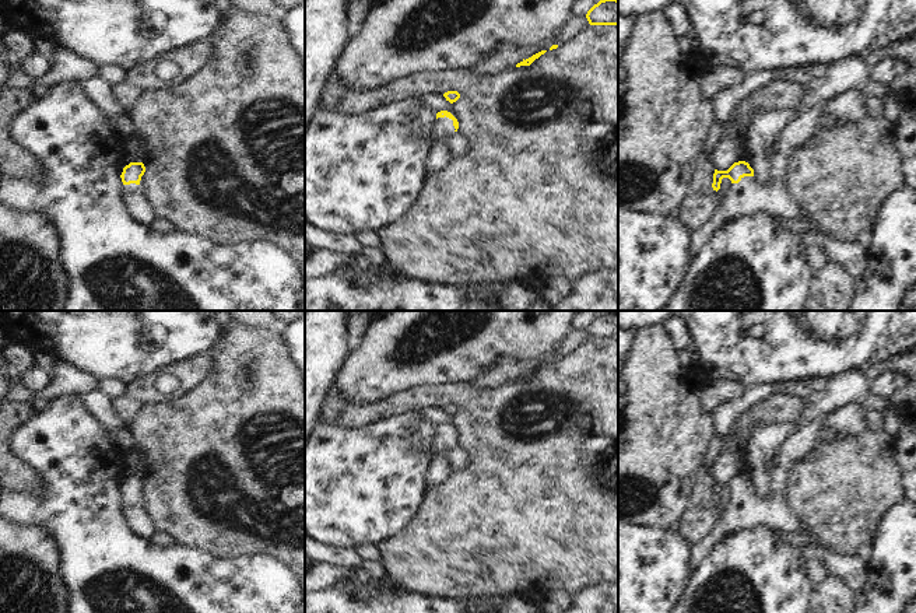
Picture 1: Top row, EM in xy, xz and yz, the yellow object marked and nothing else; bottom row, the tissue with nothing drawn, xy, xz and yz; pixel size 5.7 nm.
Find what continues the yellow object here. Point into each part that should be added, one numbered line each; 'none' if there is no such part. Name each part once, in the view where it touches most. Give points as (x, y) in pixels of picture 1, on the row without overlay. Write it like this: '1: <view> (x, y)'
1: xz (438, 470)

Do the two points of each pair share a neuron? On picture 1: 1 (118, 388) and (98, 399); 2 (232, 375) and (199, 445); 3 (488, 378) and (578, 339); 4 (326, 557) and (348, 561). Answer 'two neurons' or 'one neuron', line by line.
1: two neurons
2: one neuron
3: one neuron
4: one neuron

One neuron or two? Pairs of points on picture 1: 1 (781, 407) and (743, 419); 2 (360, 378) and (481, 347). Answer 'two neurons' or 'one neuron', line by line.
1: one neuron
2: one neuron

